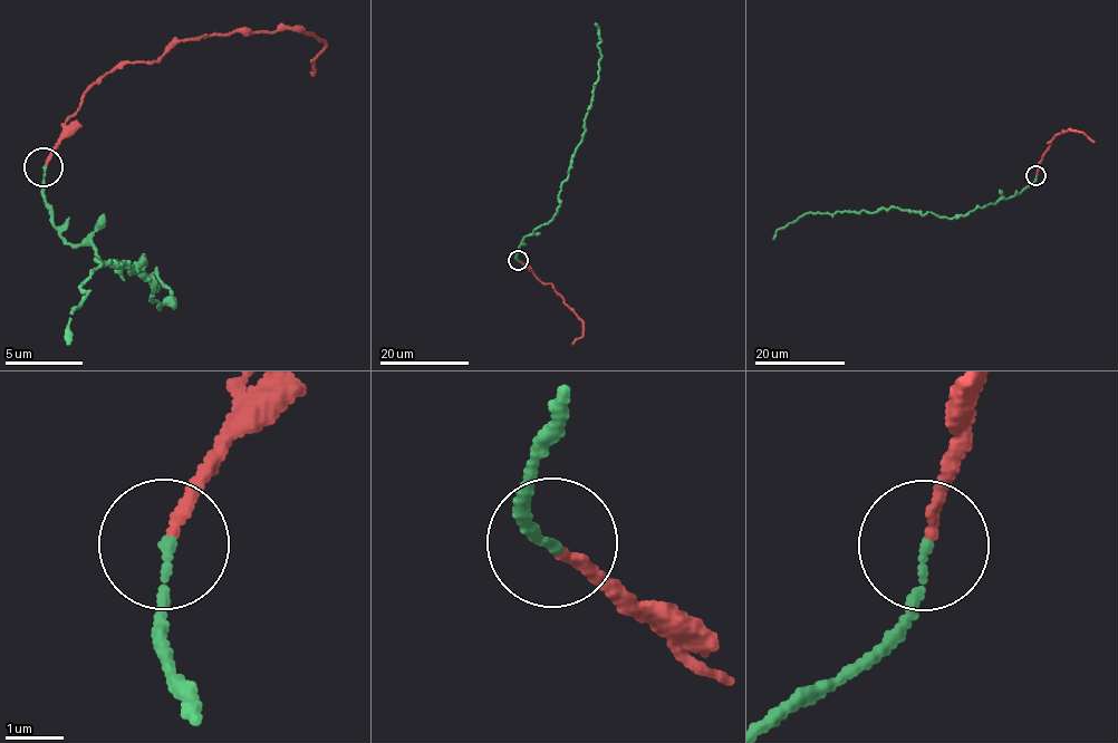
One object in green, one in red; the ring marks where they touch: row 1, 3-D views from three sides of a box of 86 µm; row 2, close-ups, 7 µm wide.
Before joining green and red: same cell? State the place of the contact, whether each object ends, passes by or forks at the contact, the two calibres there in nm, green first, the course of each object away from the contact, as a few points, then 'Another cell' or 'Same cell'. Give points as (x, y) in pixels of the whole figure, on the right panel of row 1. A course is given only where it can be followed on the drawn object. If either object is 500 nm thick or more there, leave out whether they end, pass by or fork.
Place: (1035, 175). At the ring green ends. At the ring red ends. Thickness 150 nm (green) against 180 nm. Course of green: (1035, 175), (1034, 181), (1008, 199), (964, 215), (940, 216), (897, 208), (807, 213), (779, 228), (772, 240). Course of red: (1037, 174), (1050, 144), (1048, 142), (1057, 134), (1070, 129), (1083, 133), (1094, 141). Same cell

